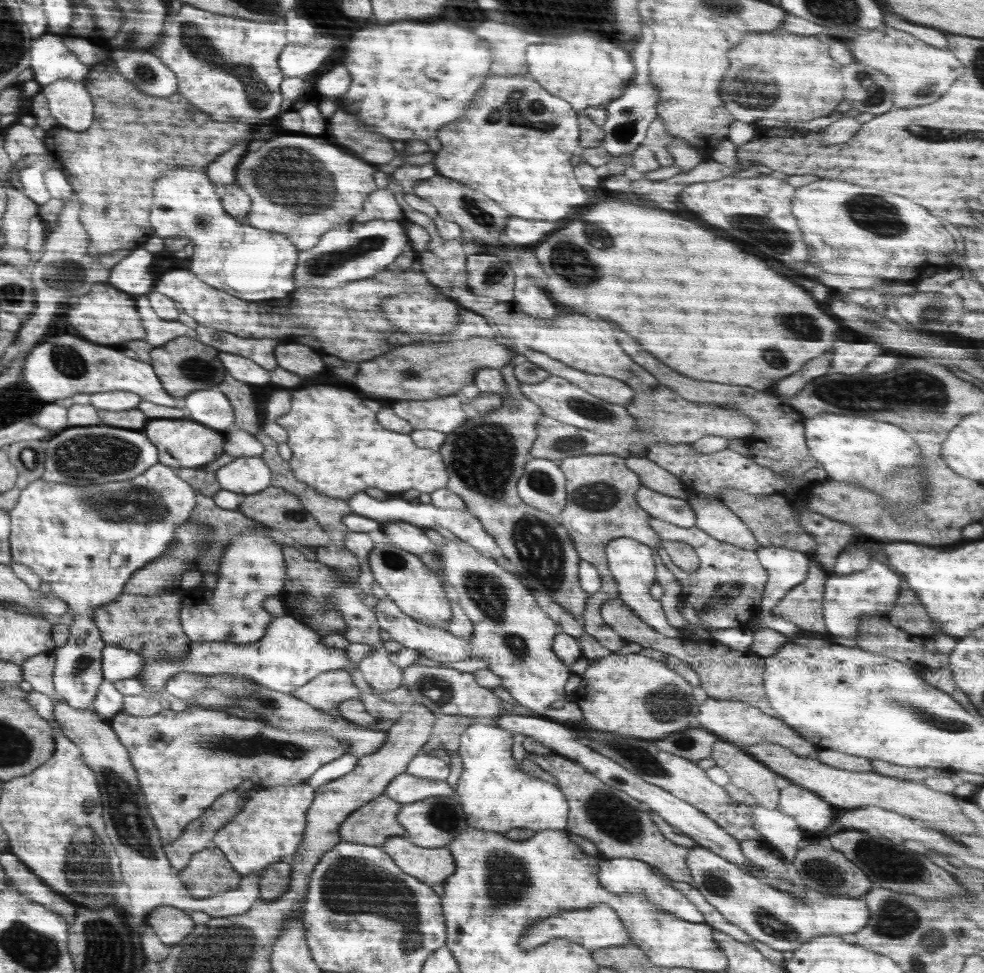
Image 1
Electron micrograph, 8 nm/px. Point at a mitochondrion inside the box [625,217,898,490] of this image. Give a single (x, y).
(800, 326)

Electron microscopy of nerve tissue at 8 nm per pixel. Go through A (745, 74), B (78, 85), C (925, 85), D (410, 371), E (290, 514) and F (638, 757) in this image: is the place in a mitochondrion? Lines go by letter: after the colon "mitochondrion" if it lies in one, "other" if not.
A: mitochondrion
B: other
C: mitochondrion
D: mitochondrion
E: mitochondrion
F: mitochondrion

